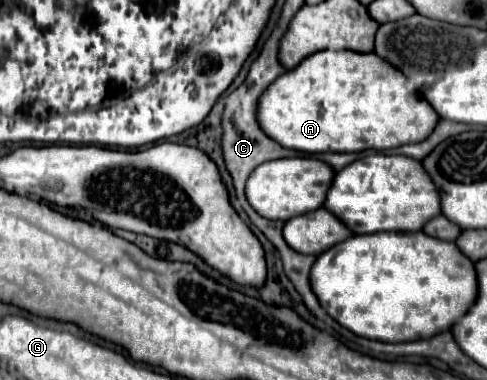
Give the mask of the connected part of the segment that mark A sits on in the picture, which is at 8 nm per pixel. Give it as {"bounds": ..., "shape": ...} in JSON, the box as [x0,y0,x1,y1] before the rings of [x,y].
{"bounds":[257,51,437,153],"shape":[[[317,51],[305,57],[295,69],[279,75],[257,101],[259,129],[279,143],[281,147],[303,153],[359,153],[367,149],[385,151],[405,143],[423,141],[437,123],[437,115],[429,109],[429,103],[413,91],[413,85],[383,59],[373,53],[341,51]]]}

